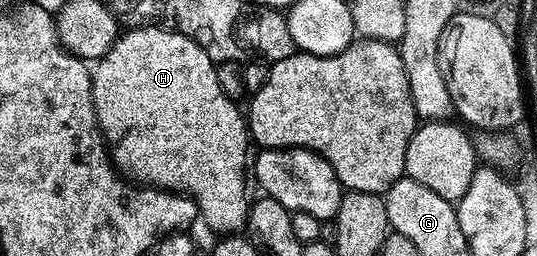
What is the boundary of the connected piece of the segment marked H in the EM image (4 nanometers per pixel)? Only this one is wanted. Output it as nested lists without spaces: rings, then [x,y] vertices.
[[[150,24],[126,29],[118,37],[117,43],[104,56],[96,59],[95,65],[91,70],[91,77],[93,80],[93,103],[97,113],[97,122],[101,126],[102,134],[105,135],[105,141],[108,149],[111,151],[113,164],[122,175],[128,176],[141,184],[168,188],[174,192],[184,192],[196,198],[200,221],[202,223],[205,221],[213,230],[241,232],[246,229],[249,221],[249,207],[251,205],[251,198],[245,195],[245,174],[247,178],[247,159],[250,157],[249,146],[251,147],[247,118],[243,113],[242,107],[240,110],[237,107],[238,103],[226,96],[223,88],[219,88],[219,76],[217,75],[217,67],[213,58],[207,56],[207,52],[194,38],[190,38],[189,35],[183,34],[179,30],[166,28],[161,24]]]

